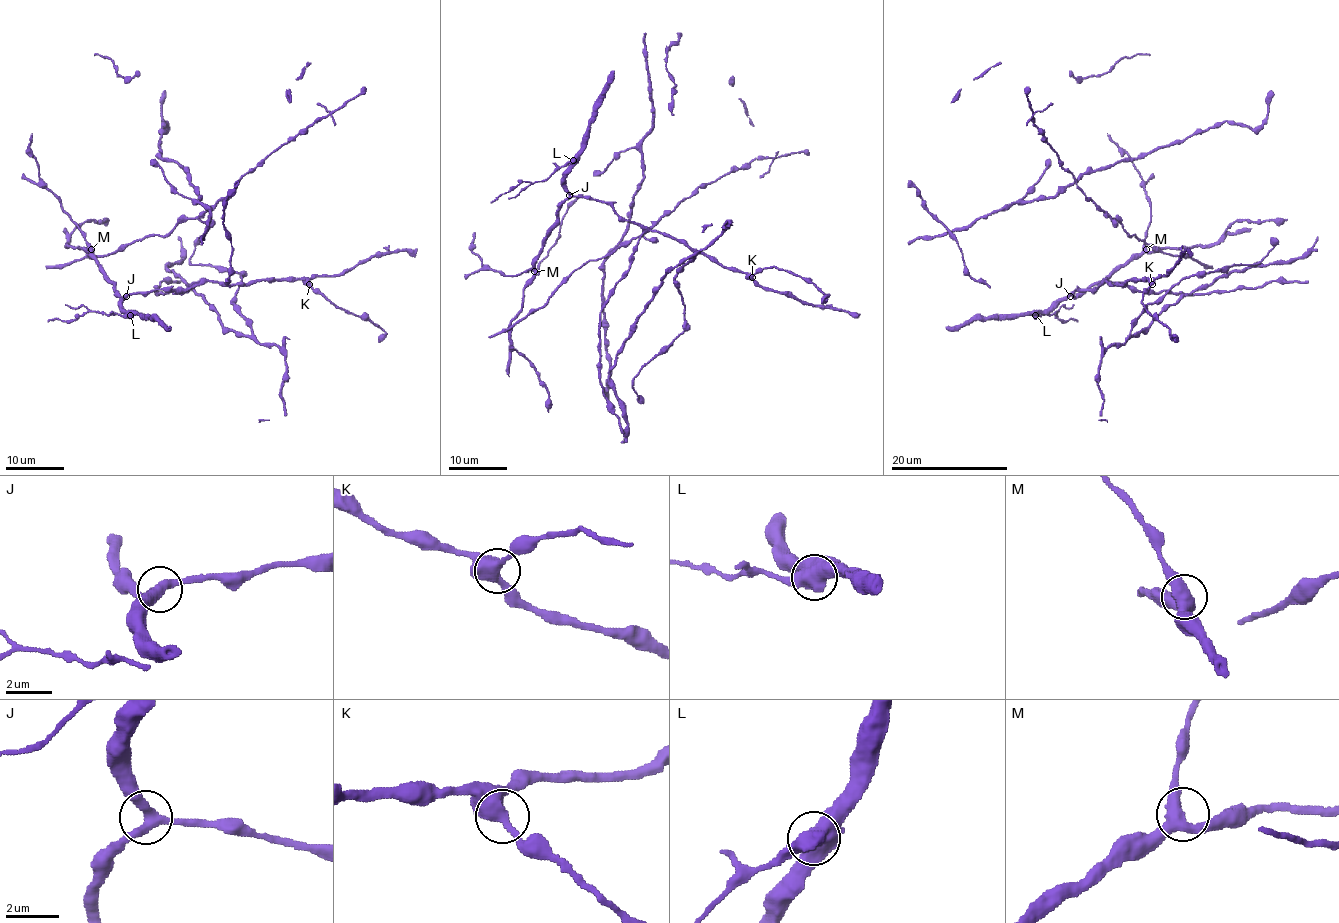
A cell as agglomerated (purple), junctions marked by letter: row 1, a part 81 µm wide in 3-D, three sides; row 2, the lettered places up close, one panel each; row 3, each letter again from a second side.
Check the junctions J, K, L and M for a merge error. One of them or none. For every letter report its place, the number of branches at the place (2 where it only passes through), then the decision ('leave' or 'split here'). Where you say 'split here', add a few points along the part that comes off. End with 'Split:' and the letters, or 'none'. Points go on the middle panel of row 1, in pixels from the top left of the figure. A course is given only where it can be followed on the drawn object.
J: place (569, 195); branches 3; leave
K: place (752, 277); branches 3; leave
L: place (573, 160); branches 3; split here; course (573, 160), (557, 168), (546, 179), (521, 181), (490, 203)
M: place (534, 271); branches 3; leave
Split: L

